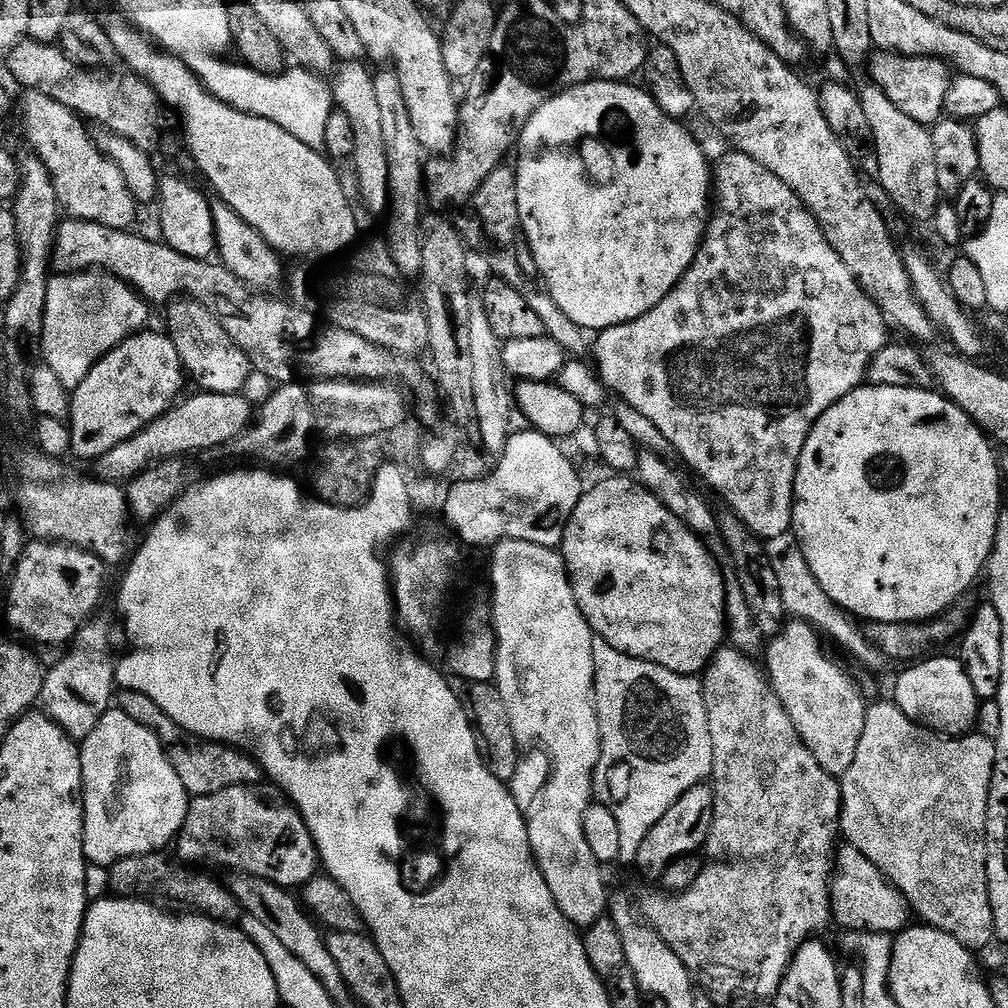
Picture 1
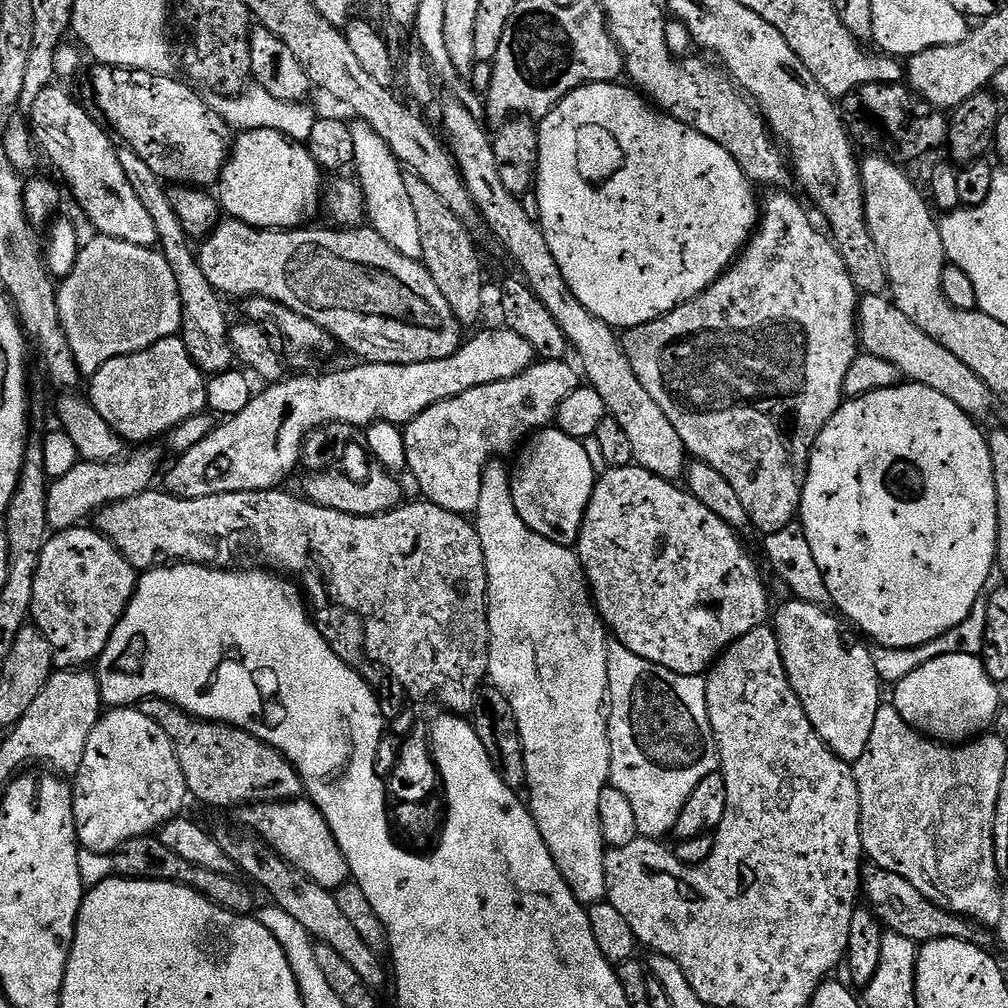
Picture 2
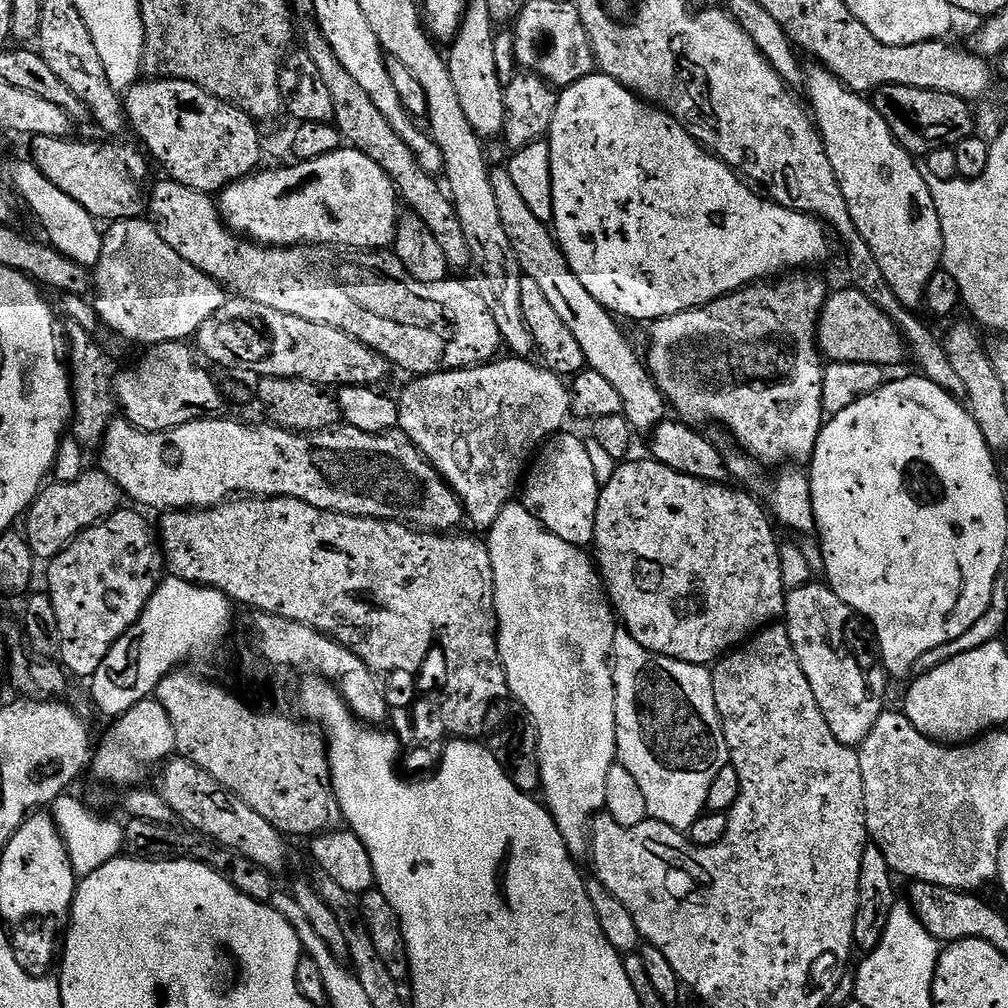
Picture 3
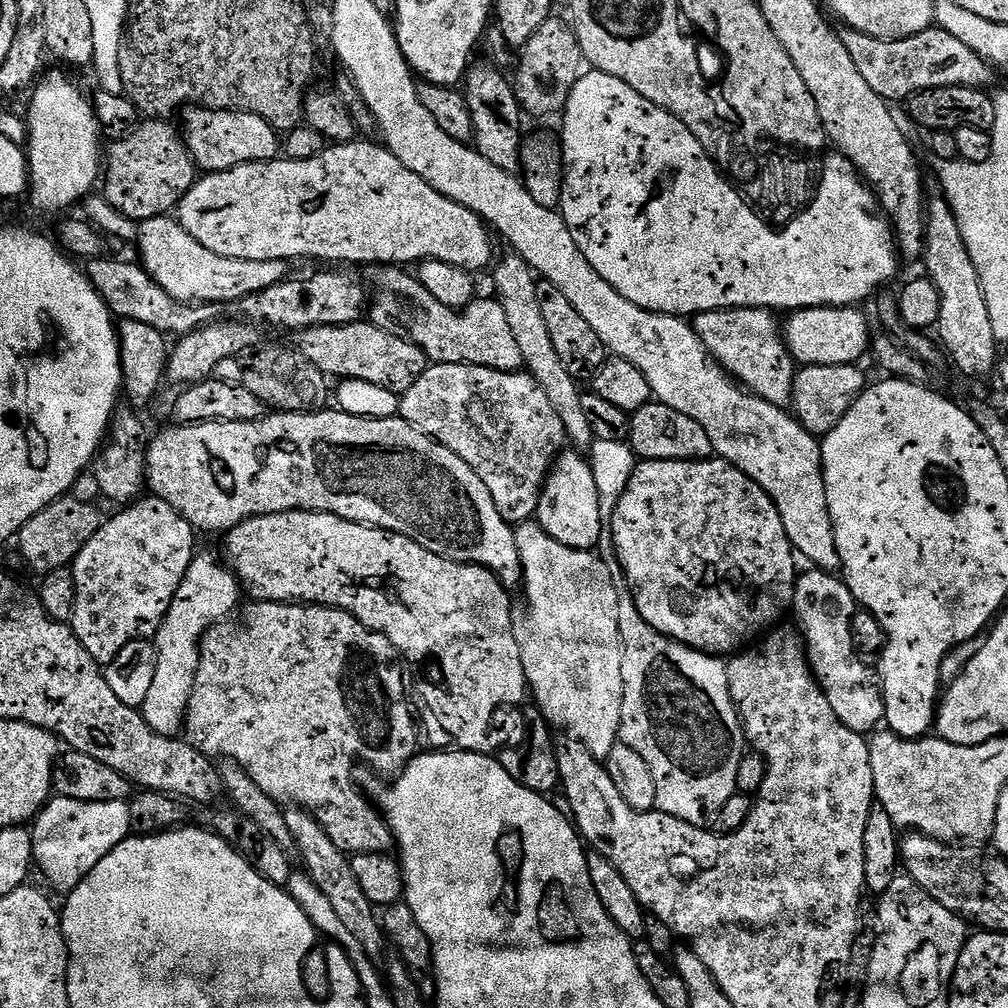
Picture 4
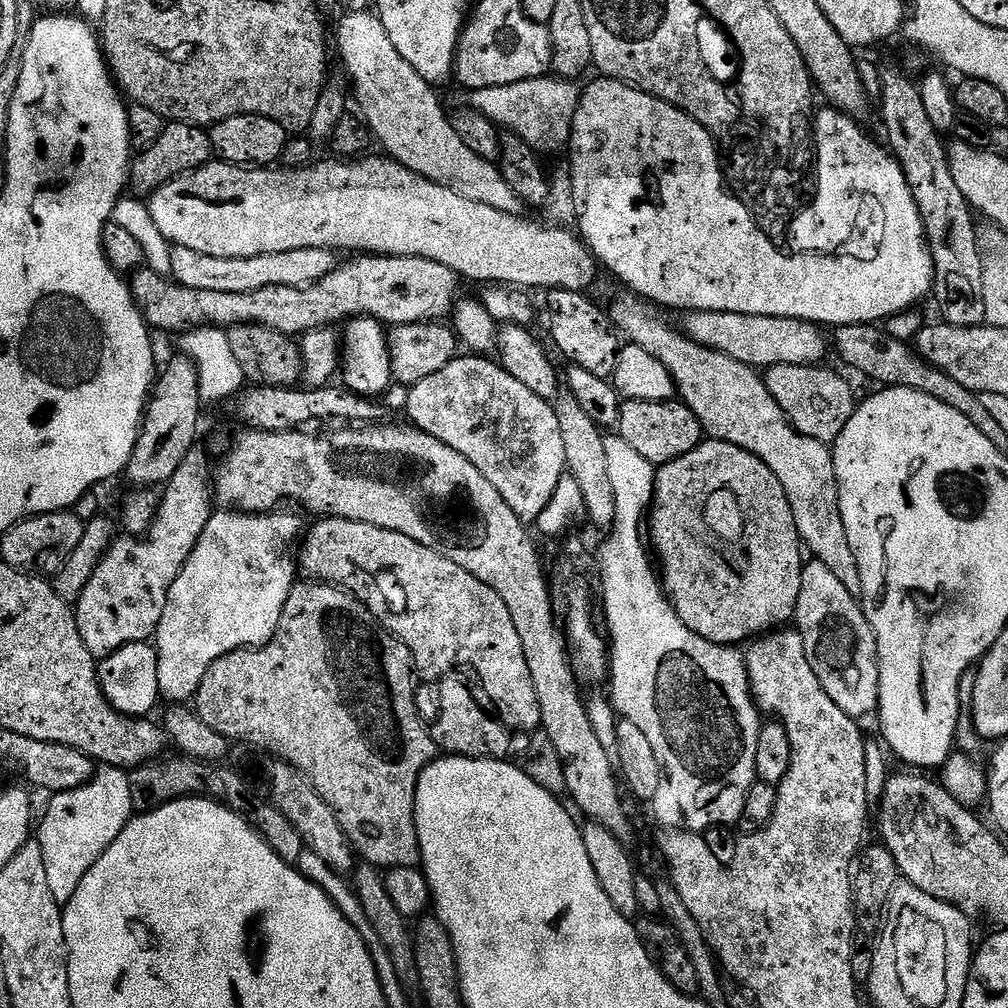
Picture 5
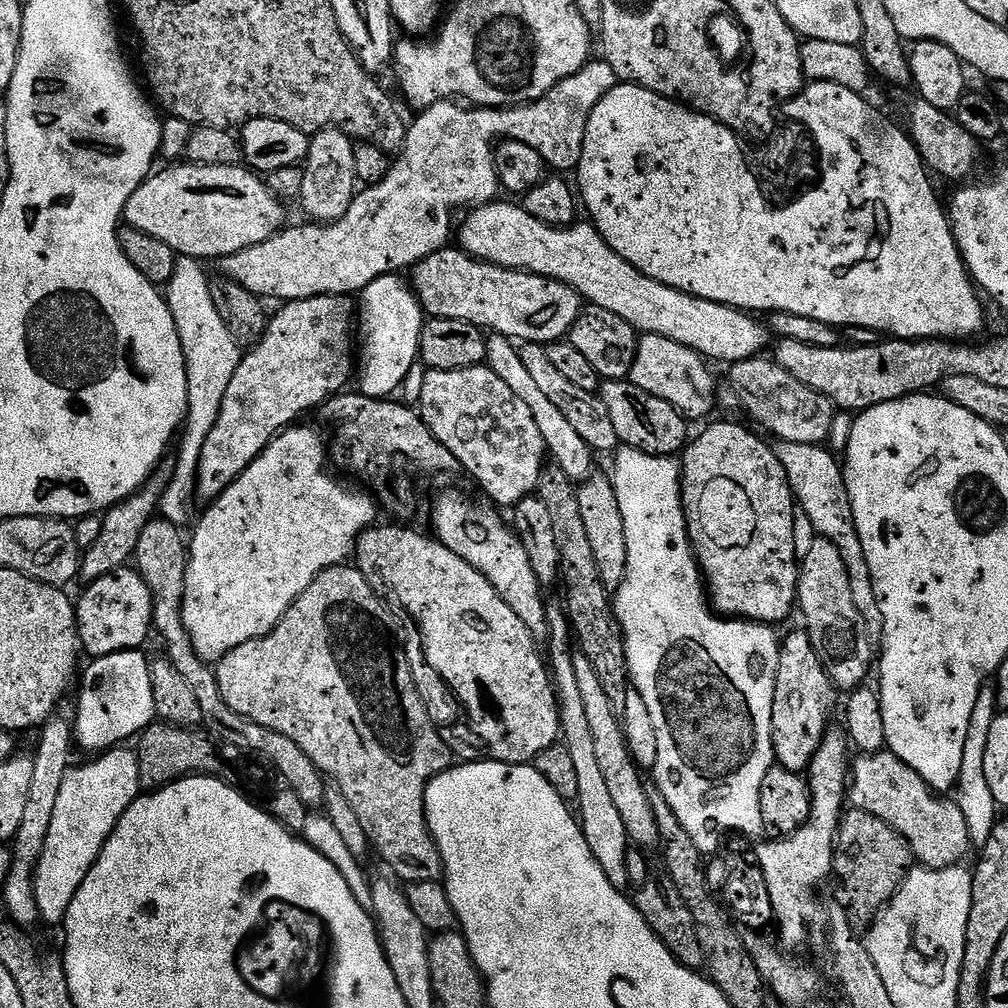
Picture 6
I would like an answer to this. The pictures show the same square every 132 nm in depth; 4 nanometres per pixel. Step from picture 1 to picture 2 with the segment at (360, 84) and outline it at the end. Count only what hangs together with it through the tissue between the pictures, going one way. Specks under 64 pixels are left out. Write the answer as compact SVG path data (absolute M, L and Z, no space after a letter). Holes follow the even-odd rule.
M353 119L351 126L354 134L354 176L364 191L367 223L378 234L382 234L382 238L386 238L386 242L390 242L398 254L406 254L406 258L411 260L423 261L418 217L410 203L410 194L406 191L405 169L400 159L382 138L378 138L376 131L365 120Z

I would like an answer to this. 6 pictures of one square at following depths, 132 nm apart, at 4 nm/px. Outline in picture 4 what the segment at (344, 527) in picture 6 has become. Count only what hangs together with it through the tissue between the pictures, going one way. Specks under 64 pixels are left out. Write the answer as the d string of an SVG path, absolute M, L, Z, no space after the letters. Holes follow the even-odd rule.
M203 554L193 556L186 578L182 586L178 586L178 594L174 594L174 602L154 637L156 646L154 682L150 682L150 690L146 690L142 711L150 730L163 736L179 737L184 728L193 680L200 661L200 641L214 625L229 619L235 613L232 611L236 607L237 609L241 607L240 581L232 573L231 568L217 560Z

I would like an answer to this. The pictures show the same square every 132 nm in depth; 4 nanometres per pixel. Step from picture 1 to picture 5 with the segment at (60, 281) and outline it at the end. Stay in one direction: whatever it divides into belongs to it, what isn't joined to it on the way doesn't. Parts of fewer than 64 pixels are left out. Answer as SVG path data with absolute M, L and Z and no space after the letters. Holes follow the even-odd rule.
M176 246L172 250L172 276L184 288L222 290L222 294L246 294L266 286L305 288L320 283L326 274L336 269L338 260L332 256L335 255L327 248L311 248L262 254L254 258L214 258L210 254L198 254L198 250Z

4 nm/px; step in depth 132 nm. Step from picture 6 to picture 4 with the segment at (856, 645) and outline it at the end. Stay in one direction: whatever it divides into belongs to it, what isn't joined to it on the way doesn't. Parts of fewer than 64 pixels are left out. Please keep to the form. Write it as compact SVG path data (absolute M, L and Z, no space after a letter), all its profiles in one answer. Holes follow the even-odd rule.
M819 570L808 571L812 572L806 573L805 576L803 573L797 579L791 611L796 612L797 622L795 623L798 625L800 635L804 638L812 672L816 675L820 689L826 694L834 714L838 714L838 718L847 728L861 734L875 733L884 720L884 694L874 672L874 677L872 677L871 670L860 661L860 656L856 653L856 644L852 641L852 615L858 612L857 602L839 575Z

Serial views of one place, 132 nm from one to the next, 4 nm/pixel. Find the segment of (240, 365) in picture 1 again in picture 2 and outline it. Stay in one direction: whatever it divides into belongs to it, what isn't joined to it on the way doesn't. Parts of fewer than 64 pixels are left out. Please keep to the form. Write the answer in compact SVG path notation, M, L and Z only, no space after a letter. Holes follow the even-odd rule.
M120 146L117 147L116 153L118 162L122 162L122 170L126 170L126 178L130 178L130 186L134 186L138 198L142 198L142 202L156 220L159 251L164 253L166 262L170 262L174 276L178 281L179 297L182 298L183 306L183 326L180 338L192 360L202 372L210 376L225 372L234 362L230 324L229 321L226 322L220 294L216 288L210 286L206 274L202 272L195 251L190 248L190 237L183 228L178 214L175 213L169 189L166 187L165 181L161 180L158 174L154 174L154 170L150 170L150 166L146 166L146 162L142 162L142 158L138 158L138 154L134 154L132 148Z

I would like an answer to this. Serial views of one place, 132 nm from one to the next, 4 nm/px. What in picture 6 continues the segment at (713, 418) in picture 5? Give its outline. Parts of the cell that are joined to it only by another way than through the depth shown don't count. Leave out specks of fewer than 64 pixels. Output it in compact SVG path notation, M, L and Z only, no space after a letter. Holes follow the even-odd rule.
M811 444L775 445L778 462L782 462L782 470L786 470L788 481L792 487L792 495L796 498L799 511L814 526L817 537L832 541L832 545L842 556L842 562L850 578L850 590L854 598L854 606L858 606L858 614L868 627L868 635L880 638L884 635L882 610L878 610L878 598L874 594L874 582L870 578L870 568L866 566L866 554L862 554L862 542L858 538L858 530L854 526L850 498L844 481L844 469L841 461L831 456L833 453L824 446Z

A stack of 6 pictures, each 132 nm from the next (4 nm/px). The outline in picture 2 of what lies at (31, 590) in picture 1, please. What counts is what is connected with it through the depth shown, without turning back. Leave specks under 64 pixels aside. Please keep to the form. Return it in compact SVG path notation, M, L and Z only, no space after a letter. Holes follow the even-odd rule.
M77 526L68 528L64 532L53 531L49 535L48 540L44 544L42 550L42 558L38 558L38 574L34 574L34 598L32 602L31 623L40 631L49 642L55 652L55 667L60 670L72 670L77 666L88 666L88 663L99 661L100 655L106 650L106 646L110 642L110 638L114 634L114 630L118 626L118 622L124 616L126 606L130 602L130 598L136 589L136 581L138 573L136 568L130 564L124 555L114 546L114 542L110 542L110 538L106 538L100 532L97 532L92 526Z

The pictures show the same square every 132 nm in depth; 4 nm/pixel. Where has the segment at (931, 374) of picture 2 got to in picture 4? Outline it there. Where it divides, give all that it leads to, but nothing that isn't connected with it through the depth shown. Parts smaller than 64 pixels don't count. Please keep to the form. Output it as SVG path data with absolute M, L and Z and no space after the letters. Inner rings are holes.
M856 306L847 308L802 308L786 320L786 343L797 365L842 366L856 364L870 352L868 320Z

